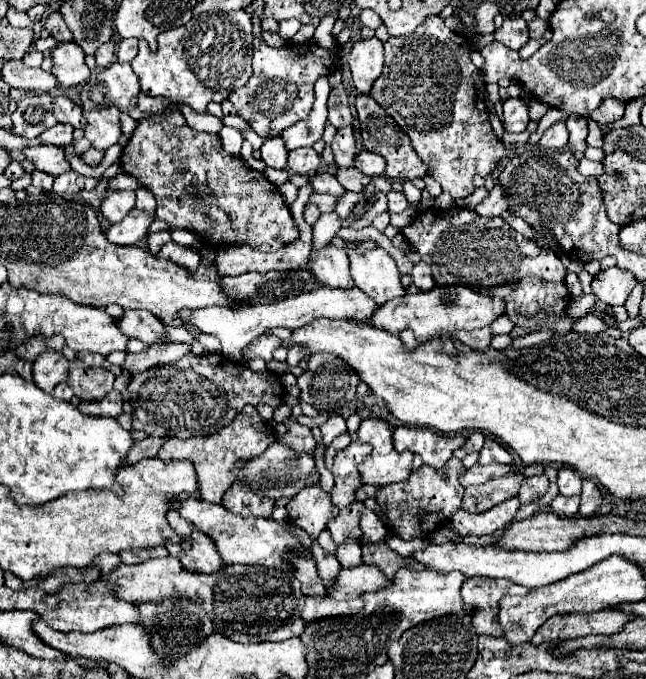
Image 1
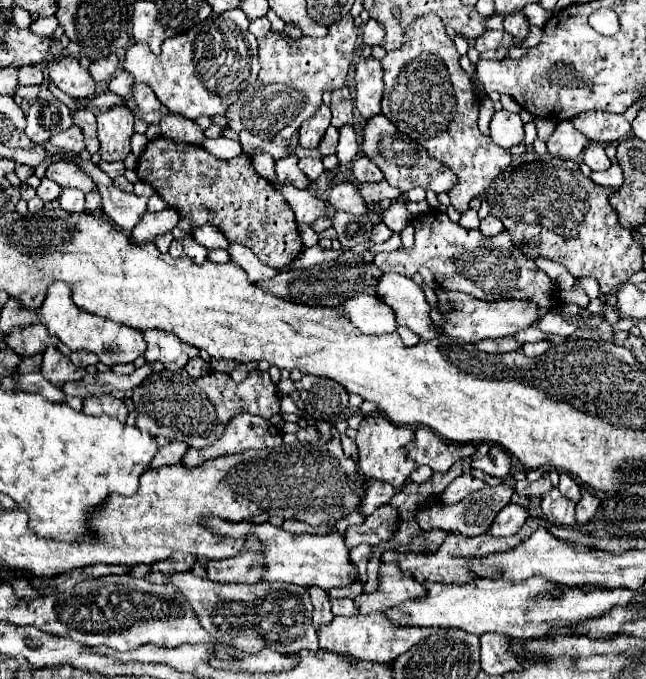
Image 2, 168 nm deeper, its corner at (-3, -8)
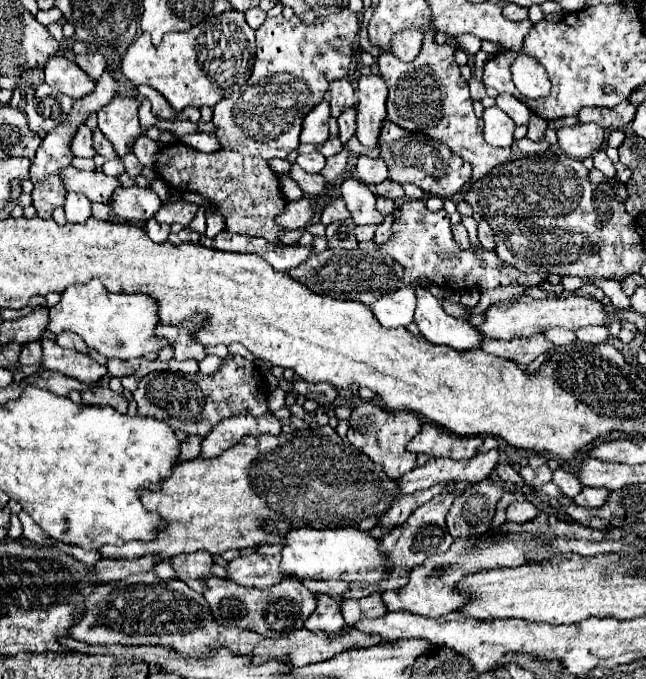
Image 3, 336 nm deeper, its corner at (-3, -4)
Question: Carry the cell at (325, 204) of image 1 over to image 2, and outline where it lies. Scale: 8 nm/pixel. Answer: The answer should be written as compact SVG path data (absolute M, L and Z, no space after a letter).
M274 182L274 186L284 194L284 198L288 200L290 208L296 214L296 222L300 224L312 224L316 218L326 214L326 204L322 200L318 200L316 196L312 196L308 190L298 190L290 184L282 186L280 182Z

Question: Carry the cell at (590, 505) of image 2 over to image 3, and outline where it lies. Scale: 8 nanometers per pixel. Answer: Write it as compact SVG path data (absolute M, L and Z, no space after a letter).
M584 486L582 492L574 498L574 504L584 506L584 508L600 508L600 504L604 504L606 498L608 498L608 490L606 488Z

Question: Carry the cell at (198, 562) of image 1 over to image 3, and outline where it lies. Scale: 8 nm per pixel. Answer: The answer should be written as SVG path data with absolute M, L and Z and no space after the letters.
M258 552L240 556L226 564L228 580L232 580L240 586L248 586L248 588L274 586L284 578L284 574L278 568L278 562L280 562L280 554L272 556L272 562Z

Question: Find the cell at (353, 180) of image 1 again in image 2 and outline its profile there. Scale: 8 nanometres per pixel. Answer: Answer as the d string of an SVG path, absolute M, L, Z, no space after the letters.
M386 180L376 182L376 184L358 184L360 194L364 196L366 204L374 204L374 202L382 202L382 200L398 200L404 192L386 184Z

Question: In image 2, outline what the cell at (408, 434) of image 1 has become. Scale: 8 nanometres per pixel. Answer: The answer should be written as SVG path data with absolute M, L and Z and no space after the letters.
M418 428L416 442L408 446L408 456L416 464L428 464L434 472L446 472L454 462L474 452L476 448L472 444L452 444L428 428Z

